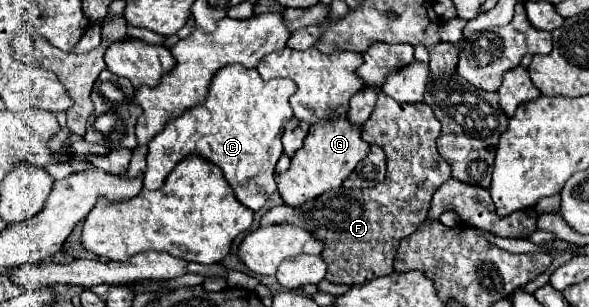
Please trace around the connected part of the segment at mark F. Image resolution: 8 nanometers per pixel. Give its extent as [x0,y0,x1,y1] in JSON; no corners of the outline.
[261,91,451,285]

